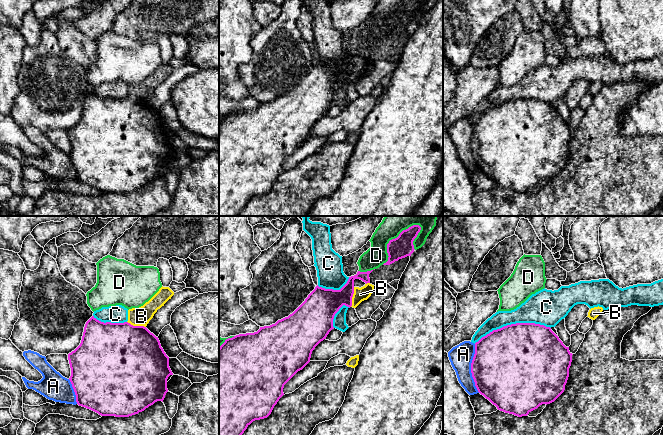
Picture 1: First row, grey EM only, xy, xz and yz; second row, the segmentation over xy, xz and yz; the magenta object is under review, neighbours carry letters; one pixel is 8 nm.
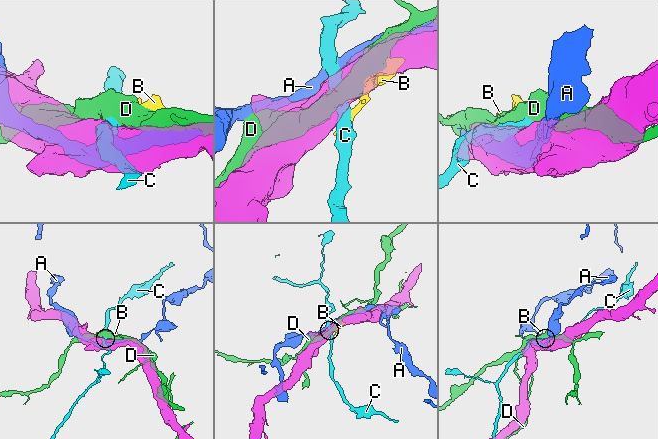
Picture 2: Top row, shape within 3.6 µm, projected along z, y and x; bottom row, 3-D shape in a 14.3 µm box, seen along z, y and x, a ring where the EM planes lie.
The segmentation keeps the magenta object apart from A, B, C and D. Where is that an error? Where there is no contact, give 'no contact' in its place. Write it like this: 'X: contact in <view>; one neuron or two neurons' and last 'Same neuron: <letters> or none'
A: contact in yz; two neurons
B: contact in xz; two neurons
C: contact in yz; two neurons
D: contact in xz; two neurons
Same neuron: none

